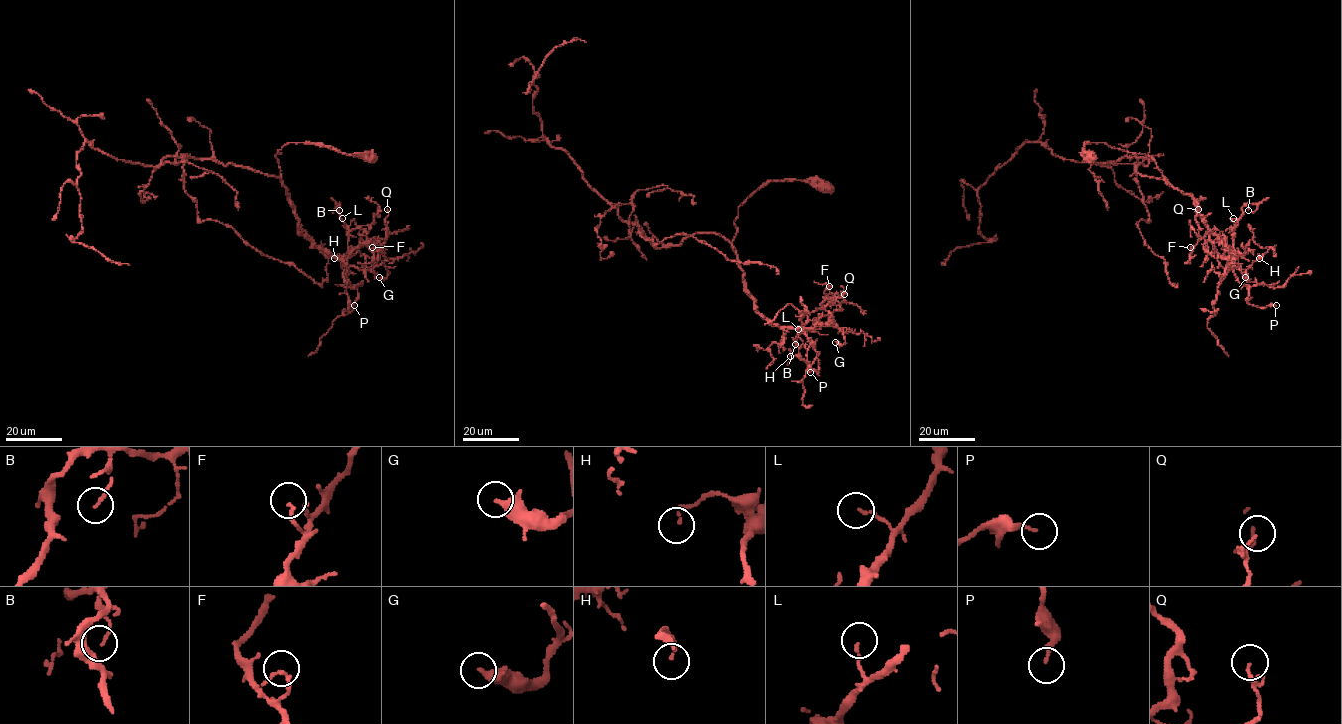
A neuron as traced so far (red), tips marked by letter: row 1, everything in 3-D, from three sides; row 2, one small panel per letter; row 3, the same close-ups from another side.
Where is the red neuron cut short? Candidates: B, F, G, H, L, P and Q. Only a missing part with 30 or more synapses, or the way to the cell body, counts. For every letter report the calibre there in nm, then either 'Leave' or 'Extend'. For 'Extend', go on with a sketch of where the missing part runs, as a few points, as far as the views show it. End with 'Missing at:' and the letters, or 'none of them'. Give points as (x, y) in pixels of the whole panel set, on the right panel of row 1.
B: Thickness 100 nm. Leave
F: Thickness 140 nm. Leave
G: Thickness 400 nm. Leave
H: Thickness 110 nm. Leave
L: Thickness 130 nm. Leave
P: Thickness 170 nm. Leave
Q: Thickness 140 nm. Leave
Missing at: none of them

